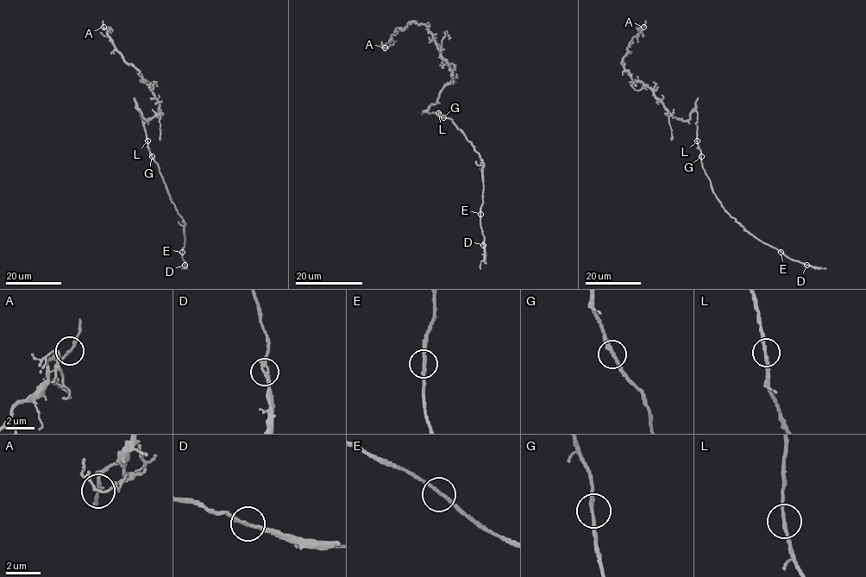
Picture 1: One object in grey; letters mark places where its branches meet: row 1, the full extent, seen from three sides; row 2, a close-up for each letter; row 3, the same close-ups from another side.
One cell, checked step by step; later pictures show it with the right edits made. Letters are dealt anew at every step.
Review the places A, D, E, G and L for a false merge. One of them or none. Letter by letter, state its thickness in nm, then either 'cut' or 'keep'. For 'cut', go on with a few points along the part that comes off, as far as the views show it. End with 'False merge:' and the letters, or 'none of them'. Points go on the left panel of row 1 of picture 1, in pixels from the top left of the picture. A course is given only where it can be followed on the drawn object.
A: 180 nm thick; keep
D: 190 nm thick; keep
E: 190 nm thick; keep
G: 190 nm thick; keep
L: 180 nm thick; keep
False merge: none of them

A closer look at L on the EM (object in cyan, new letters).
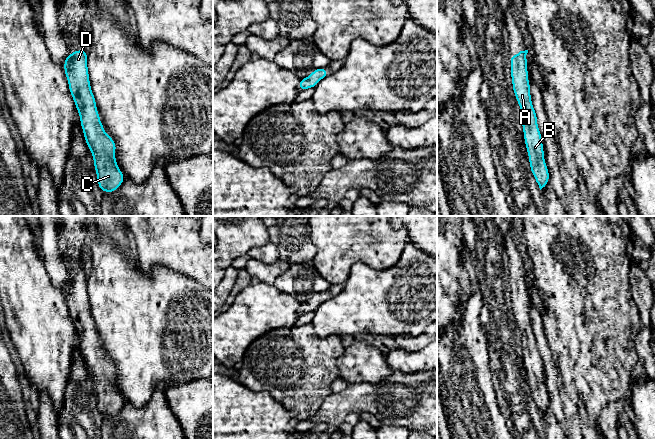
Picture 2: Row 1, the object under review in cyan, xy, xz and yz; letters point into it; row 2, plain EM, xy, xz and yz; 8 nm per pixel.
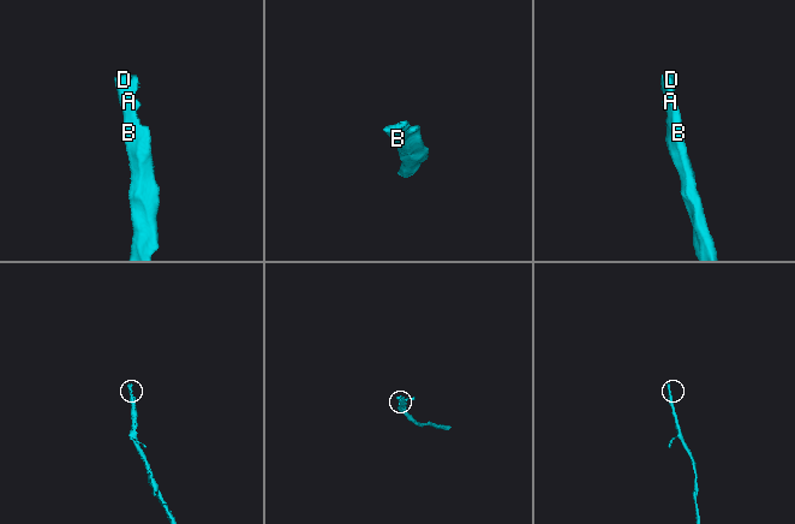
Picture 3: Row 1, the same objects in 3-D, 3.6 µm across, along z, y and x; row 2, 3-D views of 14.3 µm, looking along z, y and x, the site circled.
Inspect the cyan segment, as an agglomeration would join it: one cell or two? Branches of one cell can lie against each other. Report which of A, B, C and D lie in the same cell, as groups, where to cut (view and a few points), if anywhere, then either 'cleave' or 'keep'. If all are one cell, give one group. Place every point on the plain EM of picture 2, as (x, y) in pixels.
groups A B C D; cut none; keep

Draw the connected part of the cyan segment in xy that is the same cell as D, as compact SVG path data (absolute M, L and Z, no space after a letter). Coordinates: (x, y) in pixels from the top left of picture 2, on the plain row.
M81 273L69 278L64 286L64 295L69 314L80 339L84 362L93 379L98 410L102 416L114 416L124 405L116 383L115 365L105 357L97 337L95 321L89 306L87 290L88 275Z

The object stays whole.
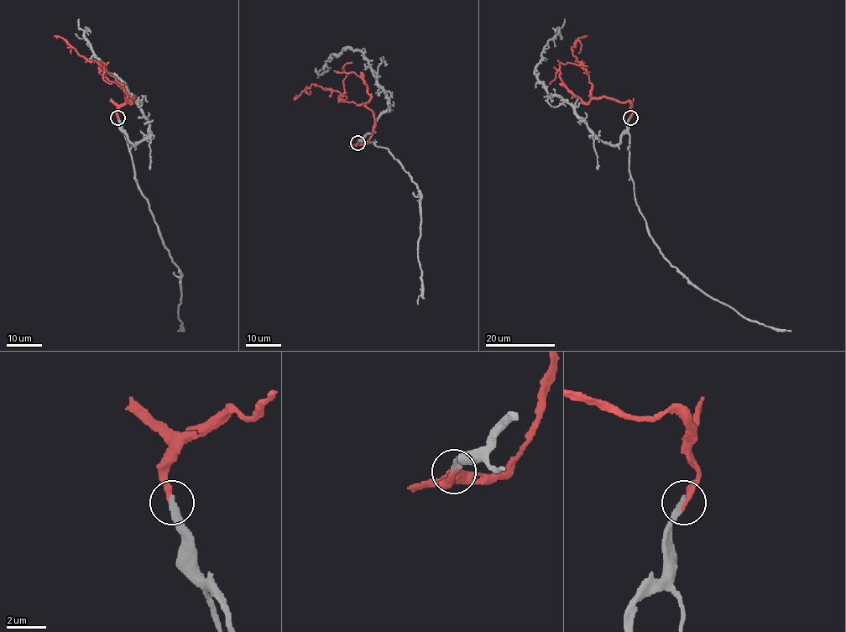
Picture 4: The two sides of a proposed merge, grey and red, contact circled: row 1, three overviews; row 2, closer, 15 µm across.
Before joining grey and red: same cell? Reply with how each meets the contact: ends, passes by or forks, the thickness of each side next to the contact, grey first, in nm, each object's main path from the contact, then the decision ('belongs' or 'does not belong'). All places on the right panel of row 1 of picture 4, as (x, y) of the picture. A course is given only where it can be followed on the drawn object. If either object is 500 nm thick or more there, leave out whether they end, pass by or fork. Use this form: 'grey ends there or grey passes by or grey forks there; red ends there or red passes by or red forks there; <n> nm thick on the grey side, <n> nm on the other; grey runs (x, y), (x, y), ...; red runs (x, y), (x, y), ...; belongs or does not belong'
grey ends there; red ends there; 320 nm thick on the grey side, 280 nm on the other; grey runs (629, 117), (629, 156), (634, 199), (649, 234), (661, 254), (693, 284), (745, 318), (777, 329), (791, 331); red runs (629, 117), (628, 101), (591, 96), (587, 70), (572, 53), (577, 41), (578, 53); belongs

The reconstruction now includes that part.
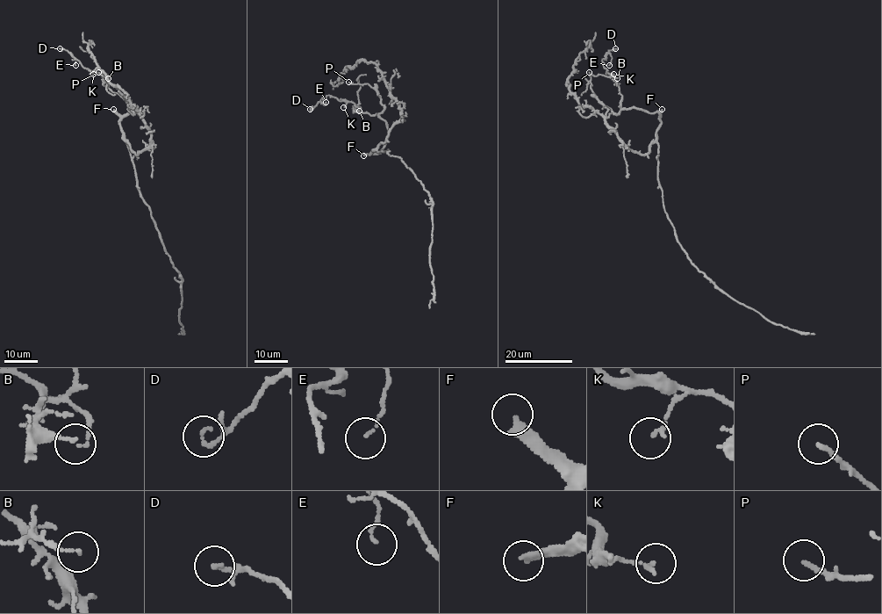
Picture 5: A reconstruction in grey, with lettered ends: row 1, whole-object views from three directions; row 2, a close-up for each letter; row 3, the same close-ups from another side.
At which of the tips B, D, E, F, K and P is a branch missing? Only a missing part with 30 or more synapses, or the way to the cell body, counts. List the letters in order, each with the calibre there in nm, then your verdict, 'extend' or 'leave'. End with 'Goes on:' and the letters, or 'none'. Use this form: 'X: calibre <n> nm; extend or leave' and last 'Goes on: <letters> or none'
B: calibre 100 nm; leave
D: calibre 140 nm; leave
E: calibre 100 nm; leave
F: calibre 280 nm; extend
K: calibre 140 nm; leave
P: calibre 160 nm; leave
Goes on: F

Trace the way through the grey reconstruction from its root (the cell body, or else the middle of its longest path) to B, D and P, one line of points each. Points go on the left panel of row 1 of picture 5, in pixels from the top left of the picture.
B: (136, 175), (120, 121), (138, 109), (129, 109), (128, 104), (119, 95), (103, 83), (103, 78), (108, 78)
D: (136, 175), (120, 121), (138, 109), (129, 109), (108, 89), (102, 74), (88, 70), (60, 48)
P: (136, 175), (120, 121), (138, 109), (129, 109), (132, 113), (125, 97), (98, 72)

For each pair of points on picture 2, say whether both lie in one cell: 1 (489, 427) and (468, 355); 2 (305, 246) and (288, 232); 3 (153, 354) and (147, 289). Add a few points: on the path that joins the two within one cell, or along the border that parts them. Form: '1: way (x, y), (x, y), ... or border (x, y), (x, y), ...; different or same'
1: way (471, 409), (468, 398), (468, 373); same
2: way (301, 245), (292, 236); same
3: way (153, 338), (153, 327), (147, 321), (147, 305); same

